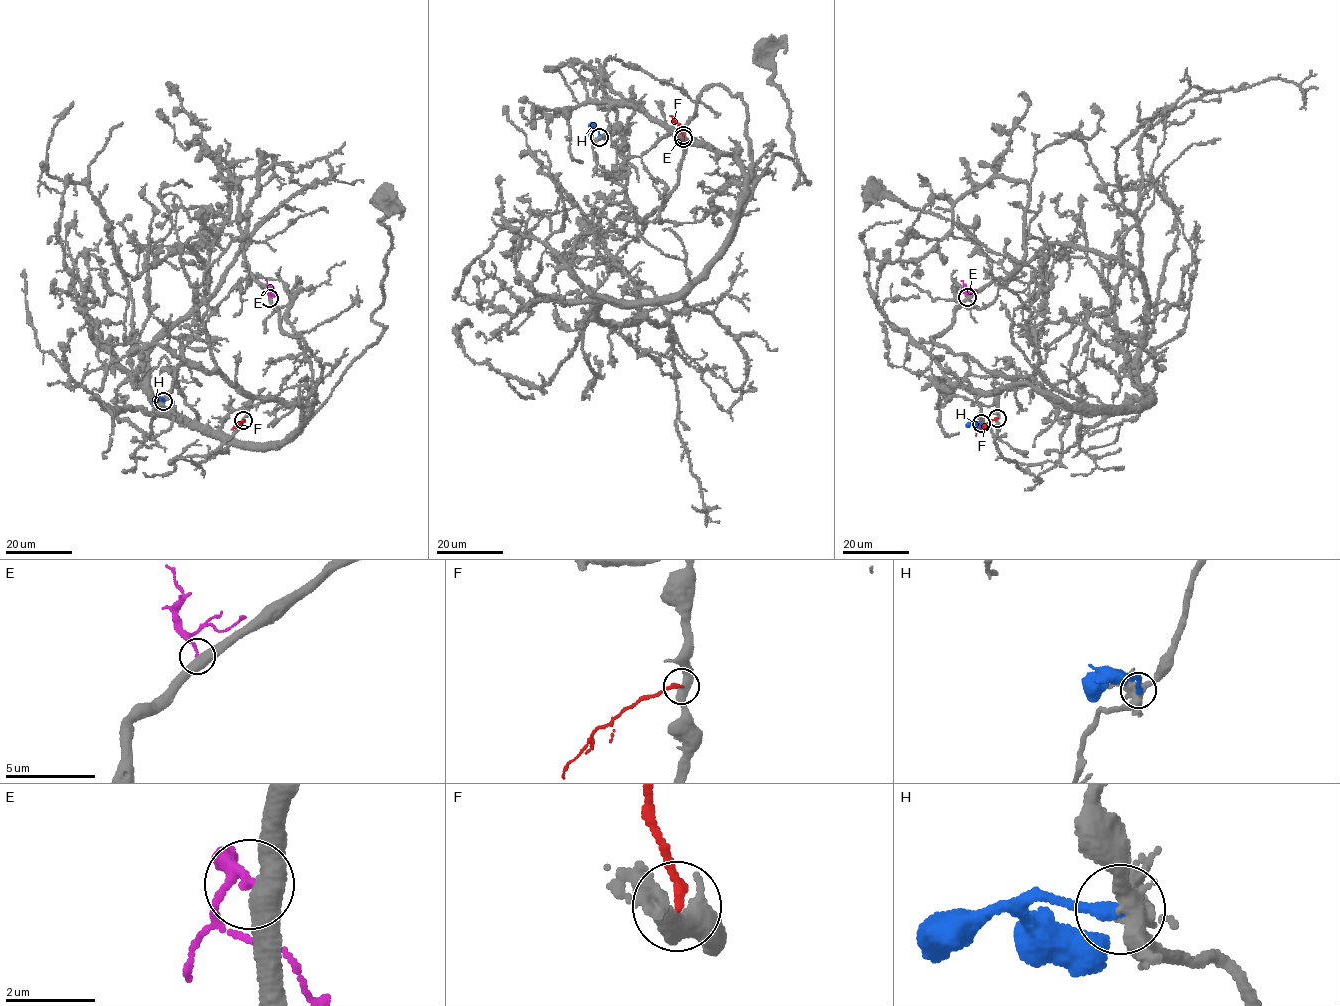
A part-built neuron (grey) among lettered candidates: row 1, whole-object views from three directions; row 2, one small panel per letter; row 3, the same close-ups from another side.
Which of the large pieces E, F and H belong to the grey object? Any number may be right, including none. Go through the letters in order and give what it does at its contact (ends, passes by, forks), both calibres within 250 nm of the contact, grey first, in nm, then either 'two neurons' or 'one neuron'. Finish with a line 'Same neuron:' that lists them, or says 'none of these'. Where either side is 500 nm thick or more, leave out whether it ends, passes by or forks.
E: it ends | 480/180 nm | two neurons
F: it ends | 440/200 nm | two neurons
H: it ends | 400/360 nm | two neurons
Same neuron: none of these

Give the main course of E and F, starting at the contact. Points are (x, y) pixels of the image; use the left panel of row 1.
E: (269, 299), (270, 286), (265, 279)
F: (244, 420), (230, 429)

